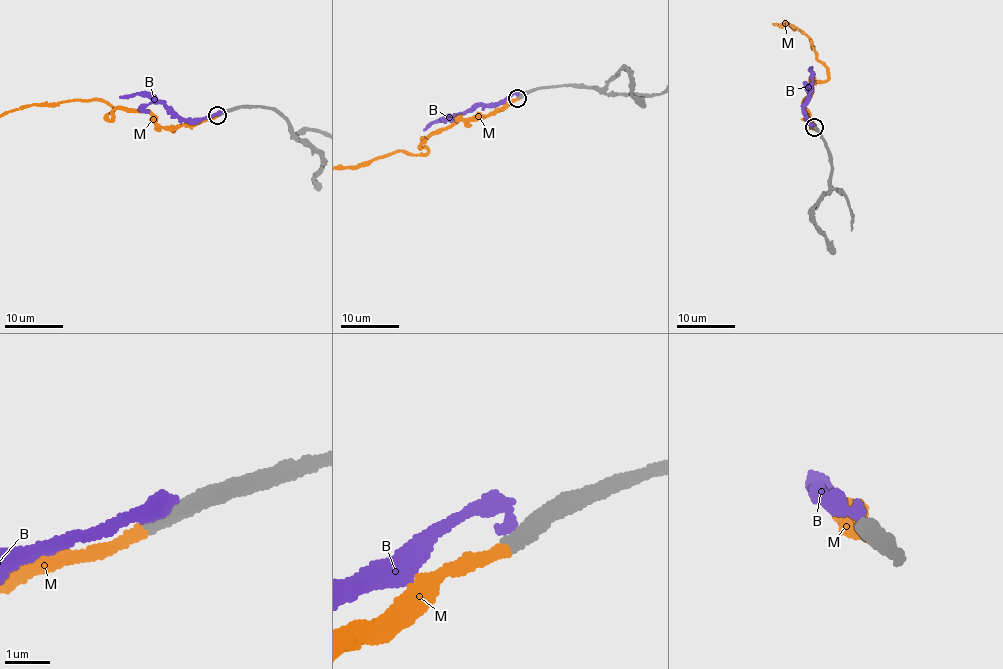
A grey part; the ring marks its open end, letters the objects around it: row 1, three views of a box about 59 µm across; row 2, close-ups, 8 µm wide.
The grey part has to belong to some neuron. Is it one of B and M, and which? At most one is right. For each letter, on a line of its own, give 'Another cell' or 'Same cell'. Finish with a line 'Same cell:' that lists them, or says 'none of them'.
B: Another cell
M: Same cell
Same cell: M

